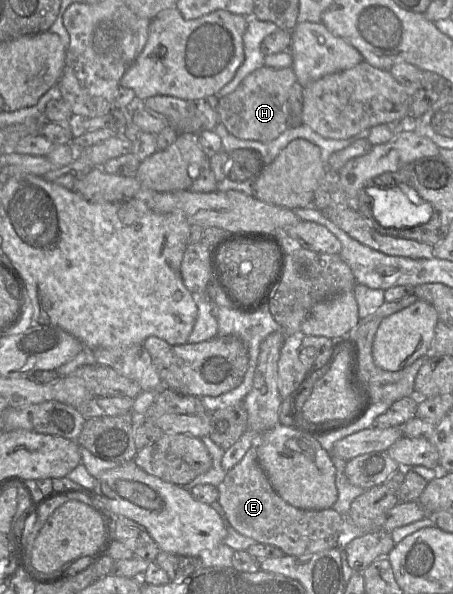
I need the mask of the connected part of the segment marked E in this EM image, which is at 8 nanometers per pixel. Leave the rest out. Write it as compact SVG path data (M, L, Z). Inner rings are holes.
M252 446L241 461L226 473L223 481L217 486L217 490L219 492L217 502L223 508L228 524L233 529L258 543L276 546L286 555L313 555L336 548L339 544L339 536L344 531L344 517L334 509L303 510L283 500L270 484L258 462L257 446Z

